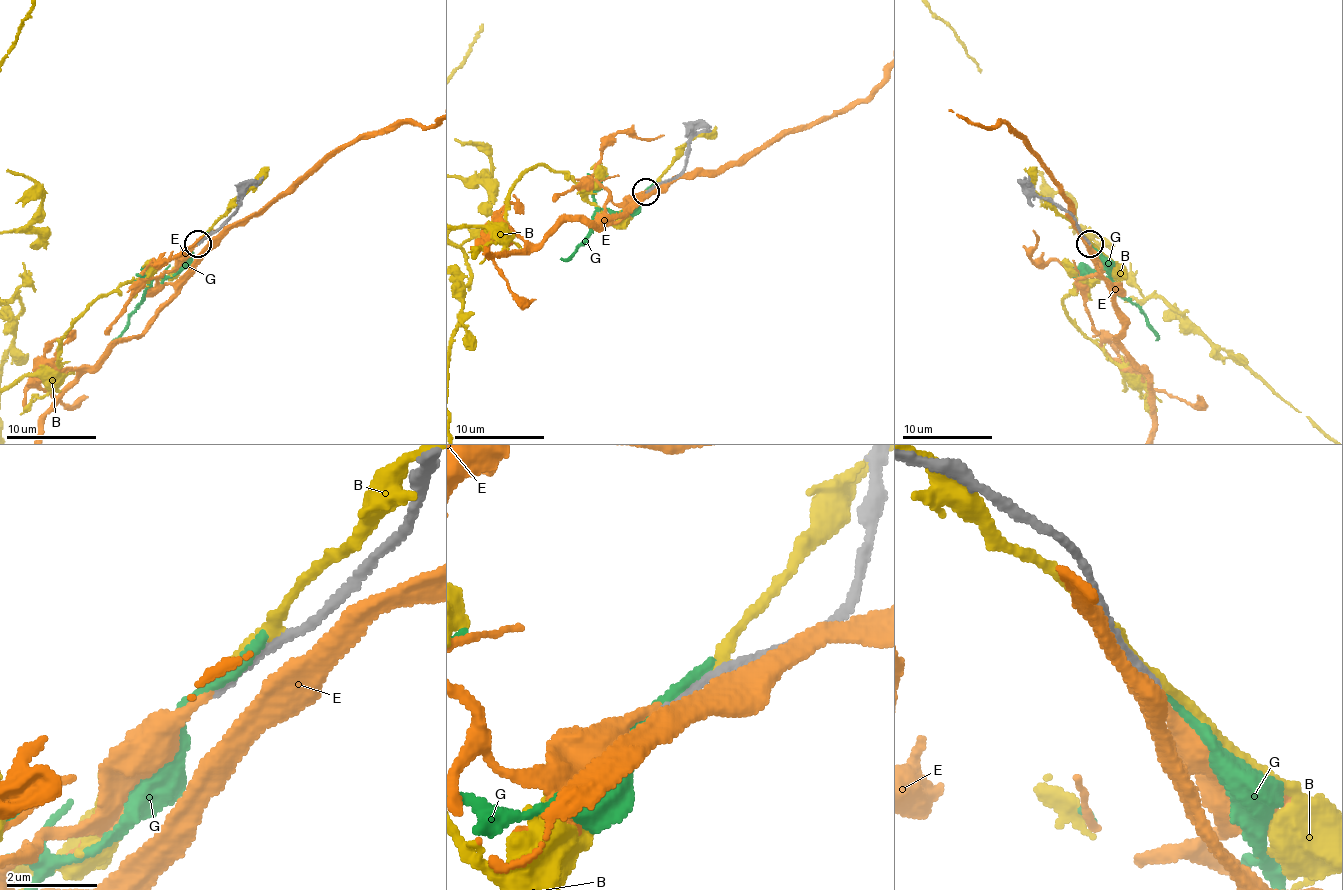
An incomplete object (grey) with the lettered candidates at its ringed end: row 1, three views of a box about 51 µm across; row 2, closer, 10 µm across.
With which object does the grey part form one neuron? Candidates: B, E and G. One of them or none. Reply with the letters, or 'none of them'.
E

